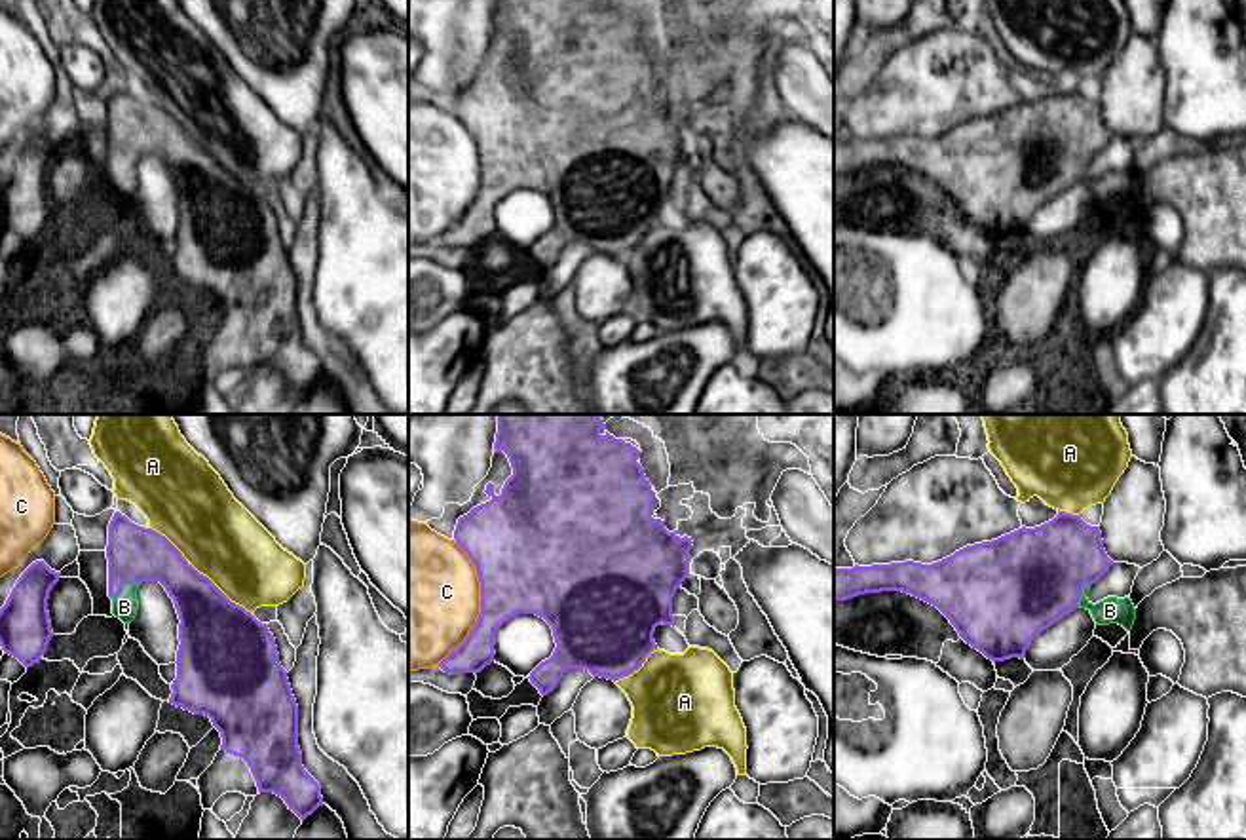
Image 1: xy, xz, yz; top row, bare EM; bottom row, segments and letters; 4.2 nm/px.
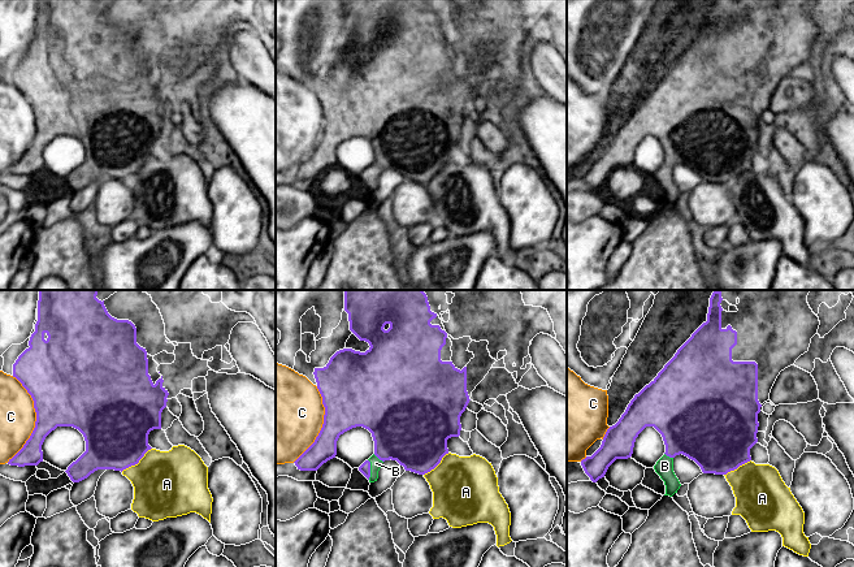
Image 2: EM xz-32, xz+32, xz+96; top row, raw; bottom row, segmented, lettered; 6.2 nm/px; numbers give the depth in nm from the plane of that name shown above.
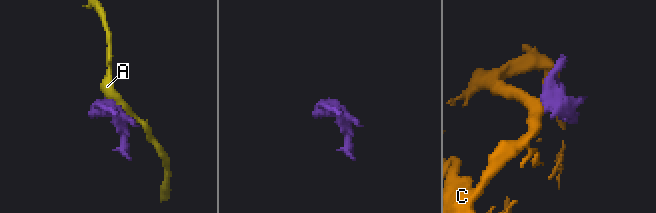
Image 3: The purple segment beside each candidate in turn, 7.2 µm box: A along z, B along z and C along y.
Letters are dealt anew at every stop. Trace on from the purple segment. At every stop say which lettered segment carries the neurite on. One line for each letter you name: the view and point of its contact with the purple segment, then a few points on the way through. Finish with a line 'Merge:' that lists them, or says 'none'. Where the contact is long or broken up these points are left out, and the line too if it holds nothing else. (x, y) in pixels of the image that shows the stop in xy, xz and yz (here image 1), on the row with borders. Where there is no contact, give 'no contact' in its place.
B: contact xy (122, 584); way xy (135, 553), (122, 584), (124, 607)
Merge: B

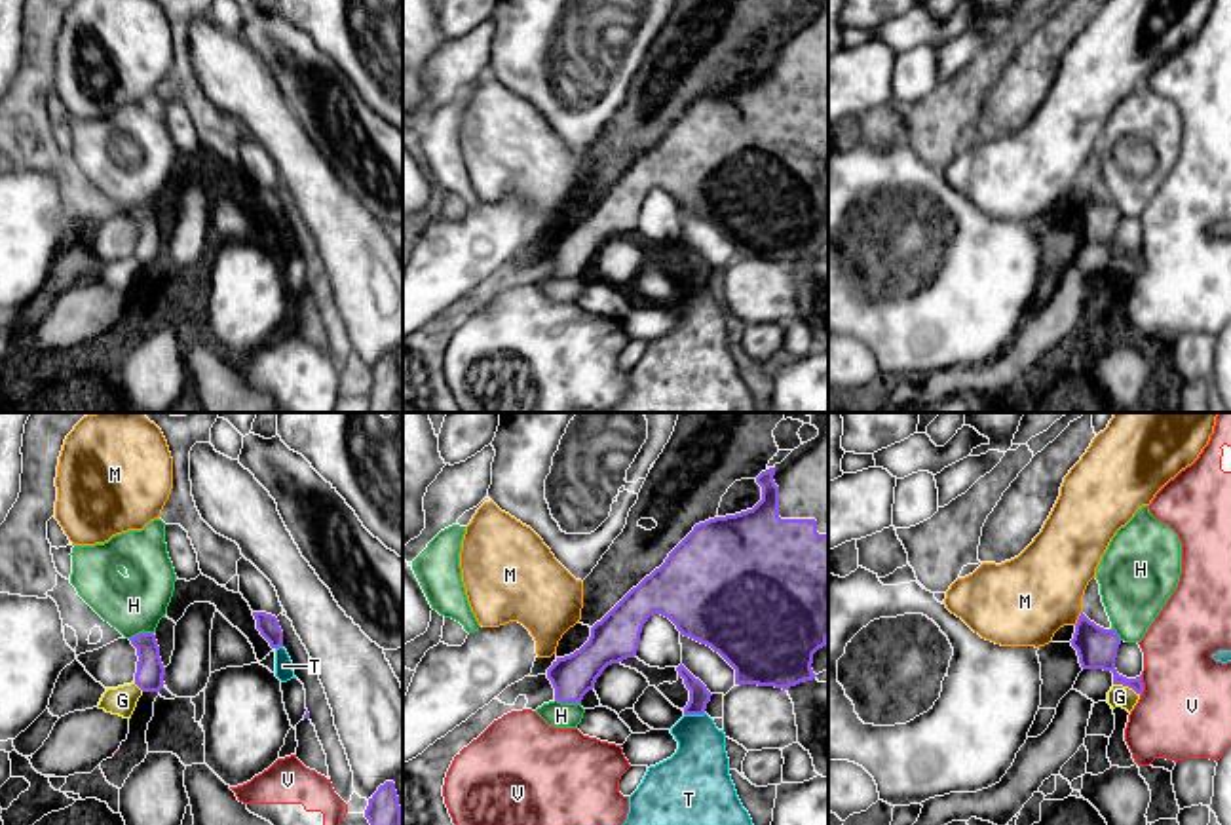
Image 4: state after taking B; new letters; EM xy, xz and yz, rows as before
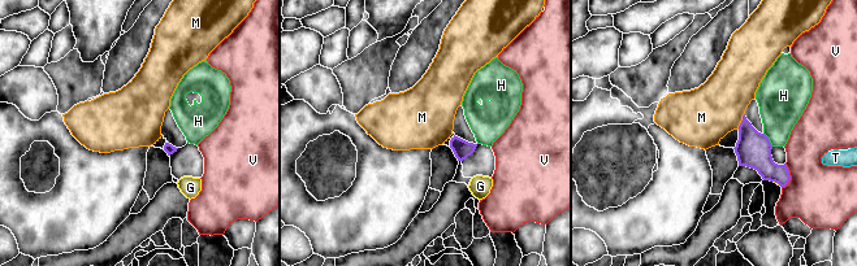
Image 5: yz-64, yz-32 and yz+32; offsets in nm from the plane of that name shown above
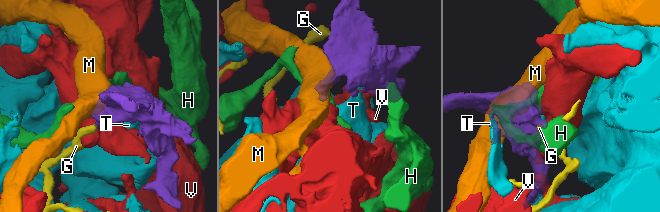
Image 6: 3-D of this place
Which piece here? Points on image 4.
Merge: none

